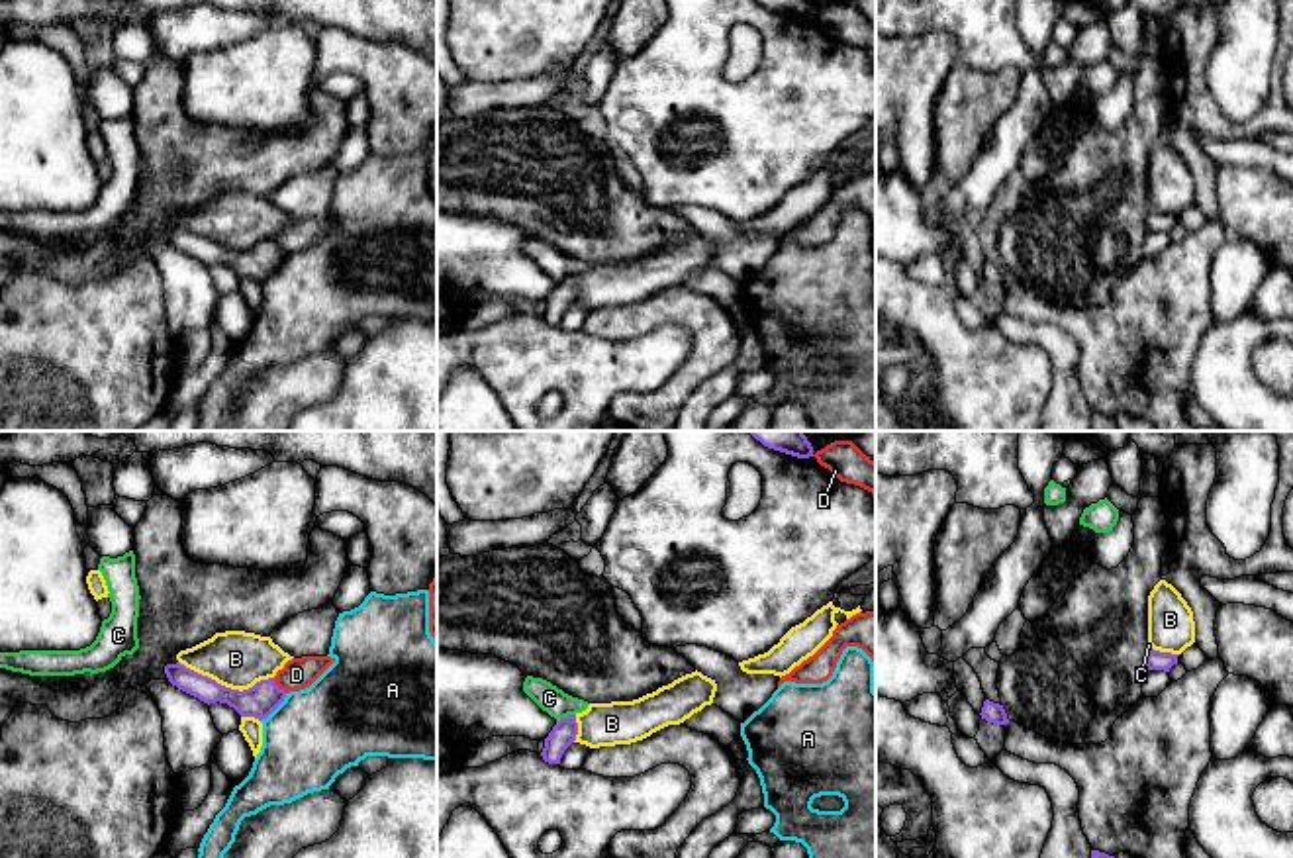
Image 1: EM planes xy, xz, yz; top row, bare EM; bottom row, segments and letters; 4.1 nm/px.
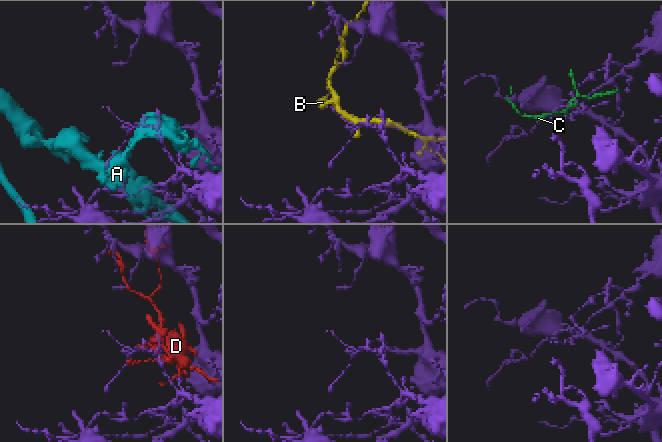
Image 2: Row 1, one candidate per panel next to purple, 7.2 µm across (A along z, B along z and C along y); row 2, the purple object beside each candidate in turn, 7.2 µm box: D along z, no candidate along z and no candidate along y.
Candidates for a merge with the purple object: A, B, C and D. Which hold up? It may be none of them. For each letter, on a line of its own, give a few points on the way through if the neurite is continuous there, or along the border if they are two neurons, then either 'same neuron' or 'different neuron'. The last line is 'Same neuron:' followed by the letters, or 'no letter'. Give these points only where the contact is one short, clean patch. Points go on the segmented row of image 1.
A: different neuron
B: different neuron
C: runs through xz (563, 735), (565, 717), (549, 698); same neuron
D: different neuron
Same neuron: C

